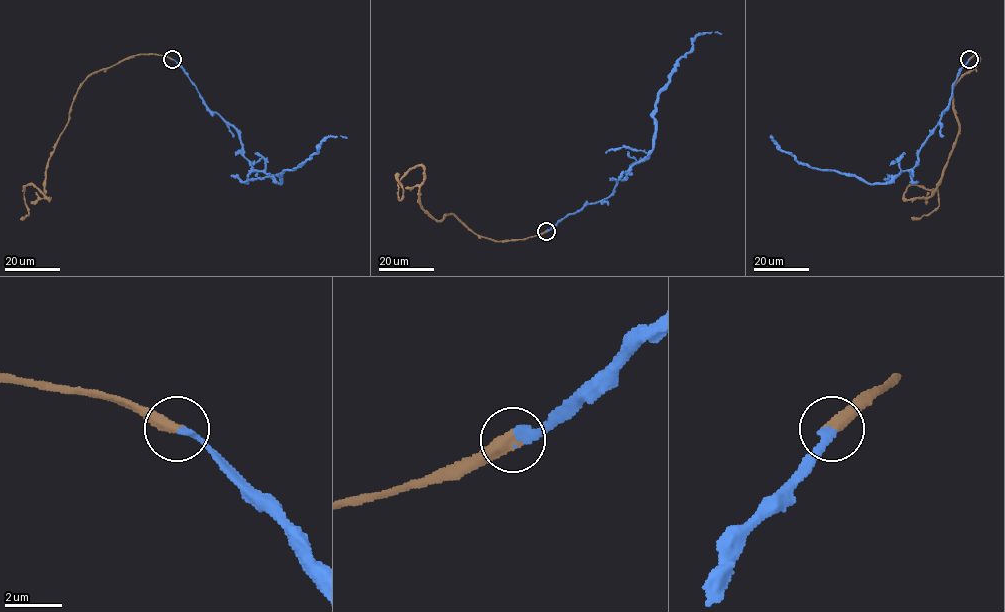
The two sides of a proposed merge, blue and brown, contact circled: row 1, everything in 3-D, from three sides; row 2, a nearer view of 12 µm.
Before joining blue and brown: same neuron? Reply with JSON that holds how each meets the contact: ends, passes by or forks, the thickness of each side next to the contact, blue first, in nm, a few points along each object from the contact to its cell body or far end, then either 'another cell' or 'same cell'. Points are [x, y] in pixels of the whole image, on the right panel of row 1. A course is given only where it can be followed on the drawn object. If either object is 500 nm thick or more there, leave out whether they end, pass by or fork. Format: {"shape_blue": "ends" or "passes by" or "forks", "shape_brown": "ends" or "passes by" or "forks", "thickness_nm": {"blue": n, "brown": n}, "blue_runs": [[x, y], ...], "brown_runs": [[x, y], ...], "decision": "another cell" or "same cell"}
{"shape_blue": "ends", "shape_brown": "ends", "thickness_nm": {"blue": 280, "brown": 480}, "blue_runs": [[969, 59], [917, 163], [888, 183], [866, 183], [800, 164], [772, 137]], "brown_runs": [[969, 59], [941, 180], [928, 197], [906, 189], [936, 190], [939, 206], [911, 218]], "decision": "same cell"}

